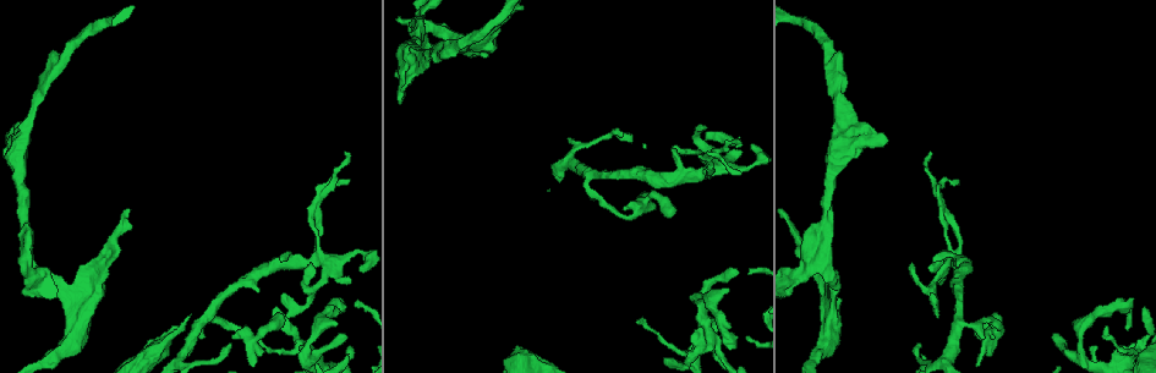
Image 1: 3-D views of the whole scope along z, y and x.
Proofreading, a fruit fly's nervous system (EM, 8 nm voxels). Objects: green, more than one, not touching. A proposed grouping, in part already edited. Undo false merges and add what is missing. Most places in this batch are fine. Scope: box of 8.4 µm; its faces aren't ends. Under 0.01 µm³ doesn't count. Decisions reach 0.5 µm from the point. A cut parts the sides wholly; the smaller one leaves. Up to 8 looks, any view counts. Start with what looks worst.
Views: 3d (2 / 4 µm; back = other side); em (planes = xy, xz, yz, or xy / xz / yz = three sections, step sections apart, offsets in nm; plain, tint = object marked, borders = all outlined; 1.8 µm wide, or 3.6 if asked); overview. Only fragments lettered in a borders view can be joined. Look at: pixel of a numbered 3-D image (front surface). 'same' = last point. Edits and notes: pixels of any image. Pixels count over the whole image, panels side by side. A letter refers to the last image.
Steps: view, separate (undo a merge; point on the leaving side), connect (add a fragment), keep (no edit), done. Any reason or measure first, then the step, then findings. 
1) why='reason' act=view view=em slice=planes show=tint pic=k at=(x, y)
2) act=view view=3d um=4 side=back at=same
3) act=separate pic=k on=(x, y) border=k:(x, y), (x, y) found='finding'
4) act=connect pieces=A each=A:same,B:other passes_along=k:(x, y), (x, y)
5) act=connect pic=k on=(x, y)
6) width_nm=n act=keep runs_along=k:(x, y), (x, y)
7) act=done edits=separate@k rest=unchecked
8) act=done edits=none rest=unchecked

why='branch stops here' act=view view=3d um=4 pic=1 at=(341, 298)

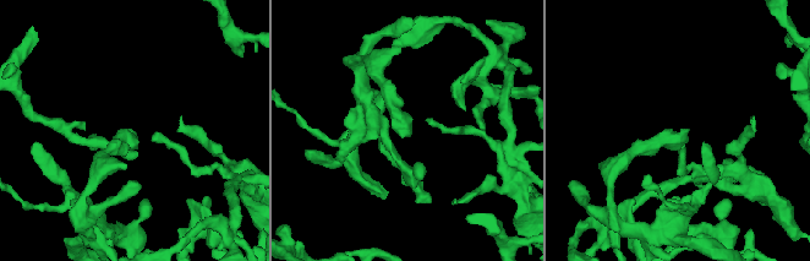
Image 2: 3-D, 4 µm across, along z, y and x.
why='need the tissue' act=view view=em slice=xz step=16 show=tint pic=2 at=(132, 132)

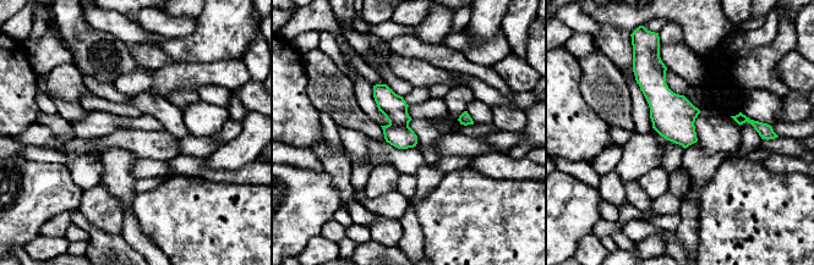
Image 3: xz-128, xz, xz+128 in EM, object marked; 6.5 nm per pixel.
why='another direction' act=view view=em slice=planes show=borders at=same

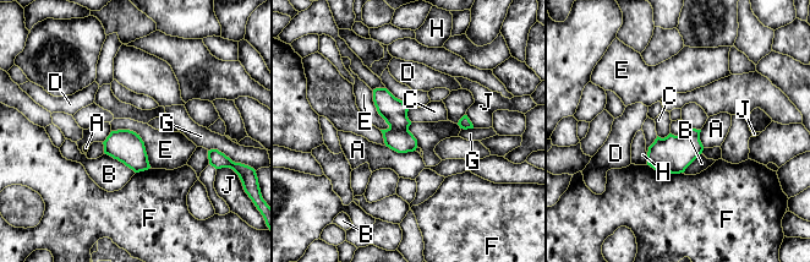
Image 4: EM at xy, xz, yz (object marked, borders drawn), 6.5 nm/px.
longest_contact=E:360nm act=keep each=A:other,B:other,C:other,D:other,E:other,F:other,G:other,H:other,J:other found='no lettered fragment goes on from it'

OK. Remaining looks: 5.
why='branch point' act=view view=3d um=2 pic=1 at=(254, 338)

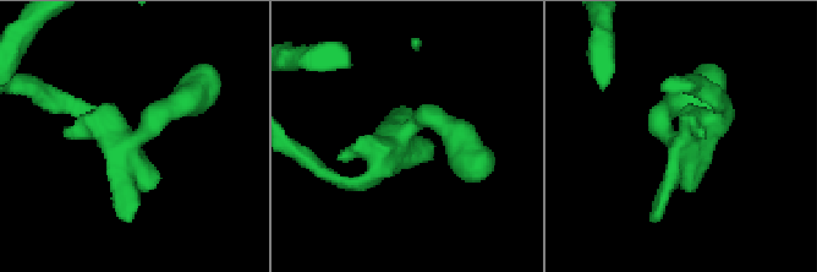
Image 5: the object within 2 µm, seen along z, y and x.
why='need the tissue' act=view view=em slice=yz step=16 show=borders pic=5 at=(130, 144)

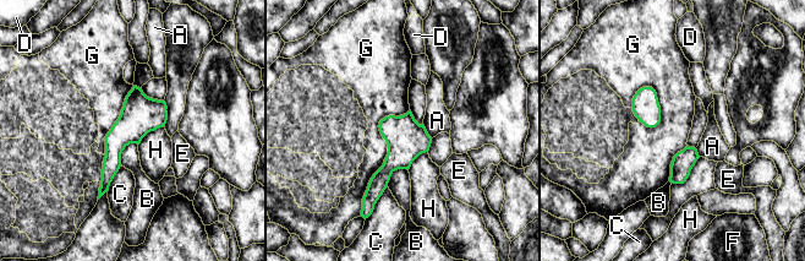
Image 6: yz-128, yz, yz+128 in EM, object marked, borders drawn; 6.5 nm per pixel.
act=keep each=A:other,B:other,C:other,D:other,E:other,F:other,G:other,H:other found='continuous, no second cell'

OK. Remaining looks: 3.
why='an open end' act=view view=em slice=xy step=8 show=borders pic=1 at=(1052, 334)

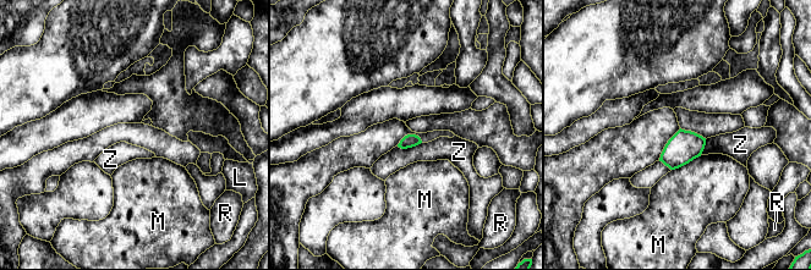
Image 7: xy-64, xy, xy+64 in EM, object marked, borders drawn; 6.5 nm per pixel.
act=view view=em slice=planes show=borders at=same

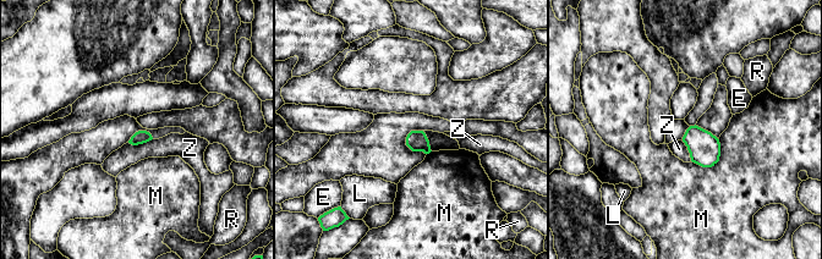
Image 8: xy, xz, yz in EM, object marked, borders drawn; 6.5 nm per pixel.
longest_contact=M:240nm act=keep each=E:other,L:other,M:other,R:other,Z:other border=8:(152, 138), (137, 144), (127, 142) found='none of them fits'

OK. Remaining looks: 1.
act=done edits=none rest=unchecked

